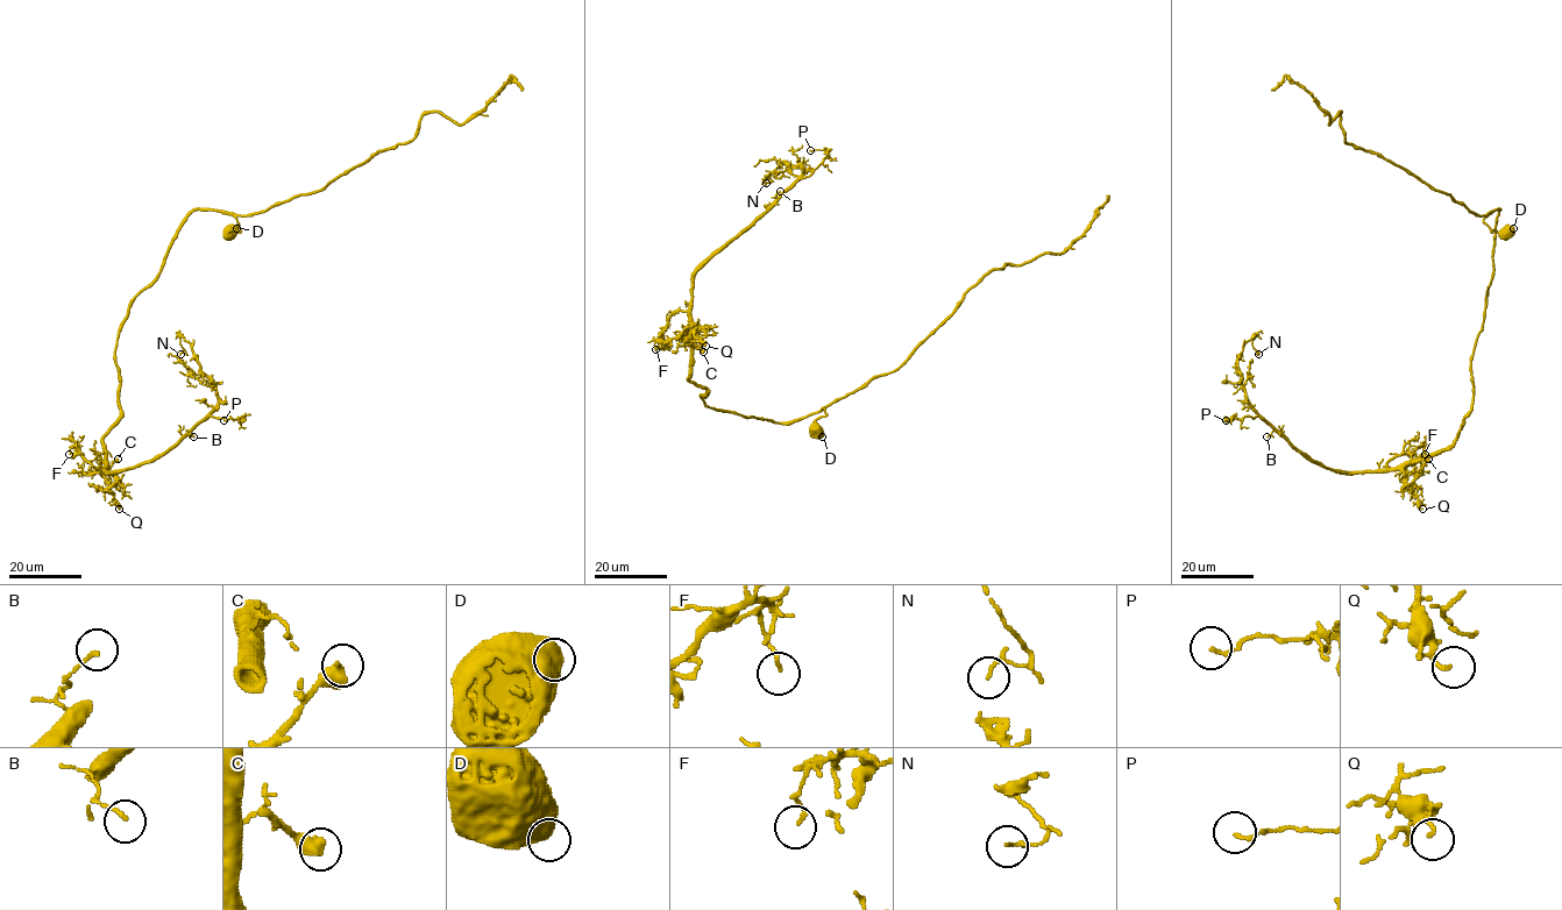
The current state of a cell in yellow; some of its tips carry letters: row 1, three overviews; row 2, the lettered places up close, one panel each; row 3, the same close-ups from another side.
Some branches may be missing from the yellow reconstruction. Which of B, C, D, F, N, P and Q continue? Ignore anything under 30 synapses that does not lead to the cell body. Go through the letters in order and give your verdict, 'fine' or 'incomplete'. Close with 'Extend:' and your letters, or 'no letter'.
B: fine
C: fine
D: fine
F: fine
N: fine
P: fine
Q: fine
Extend: no letter

